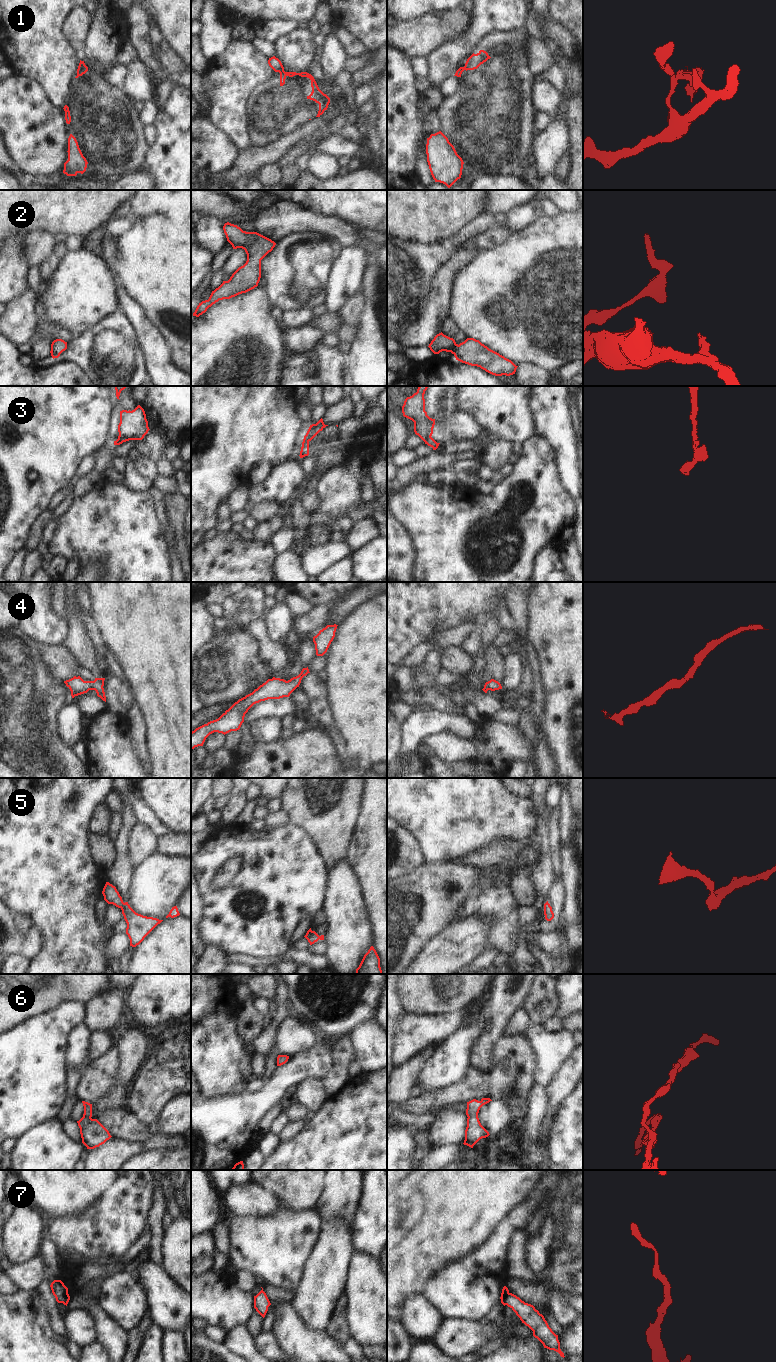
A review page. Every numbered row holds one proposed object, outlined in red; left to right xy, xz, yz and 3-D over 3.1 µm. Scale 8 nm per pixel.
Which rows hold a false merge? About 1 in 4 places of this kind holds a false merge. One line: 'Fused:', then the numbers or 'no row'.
Fused: 1

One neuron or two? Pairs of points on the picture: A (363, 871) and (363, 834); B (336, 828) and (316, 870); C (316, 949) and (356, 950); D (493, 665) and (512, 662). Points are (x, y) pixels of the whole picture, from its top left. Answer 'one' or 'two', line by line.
A: one
B: two
C: two
D: two

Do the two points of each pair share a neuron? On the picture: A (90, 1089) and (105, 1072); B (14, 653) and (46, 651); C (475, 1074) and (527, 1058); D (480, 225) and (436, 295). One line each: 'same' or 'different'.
A: same
B: different
C: same
D: different

